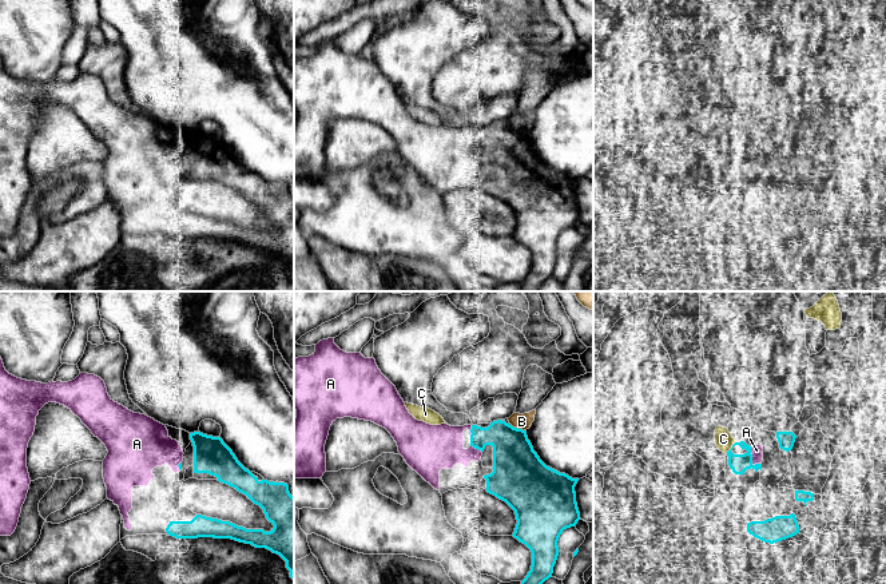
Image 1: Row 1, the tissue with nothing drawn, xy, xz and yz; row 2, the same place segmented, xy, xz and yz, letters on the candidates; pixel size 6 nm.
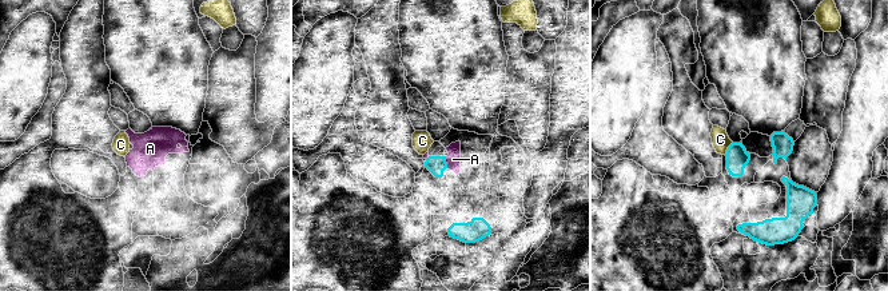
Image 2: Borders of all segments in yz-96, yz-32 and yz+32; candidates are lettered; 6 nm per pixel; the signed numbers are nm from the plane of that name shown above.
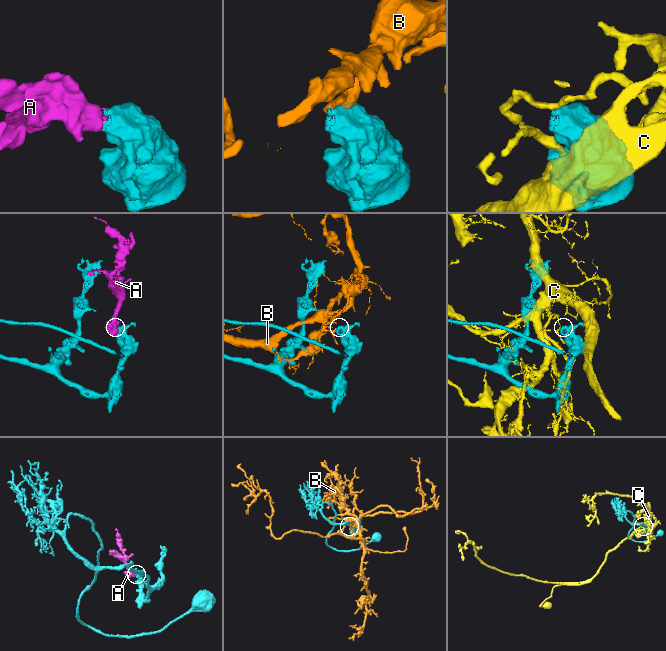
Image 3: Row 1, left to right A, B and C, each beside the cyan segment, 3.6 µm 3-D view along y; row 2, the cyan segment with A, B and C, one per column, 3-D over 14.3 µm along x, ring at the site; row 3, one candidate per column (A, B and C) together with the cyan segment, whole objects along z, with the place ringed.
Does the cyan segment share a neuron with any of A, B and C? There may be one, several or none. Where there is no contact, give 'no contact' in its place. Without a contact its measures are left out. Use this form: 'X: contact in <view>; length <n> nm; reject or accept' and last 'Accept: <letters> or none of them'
A: contact in yz; length 130 nm; accept
B: contact in xz; length 100 nm; reject
C: contact in yz; length 90 nm; reject
Accept: A

